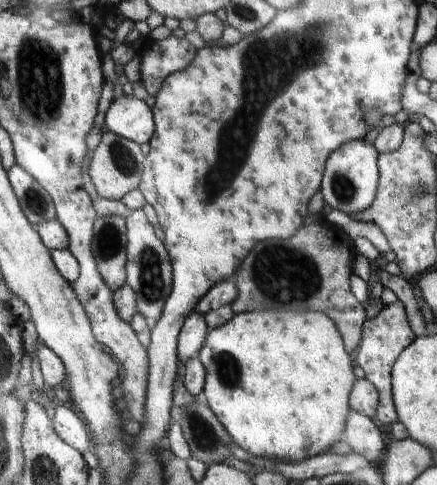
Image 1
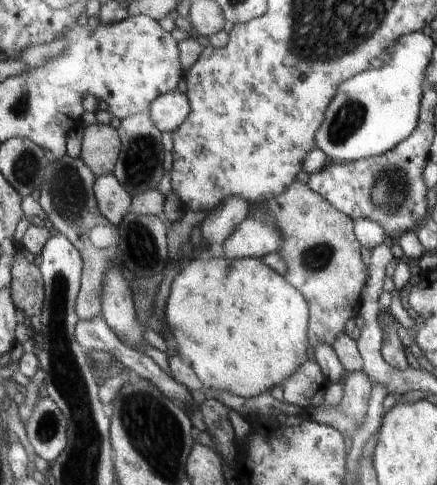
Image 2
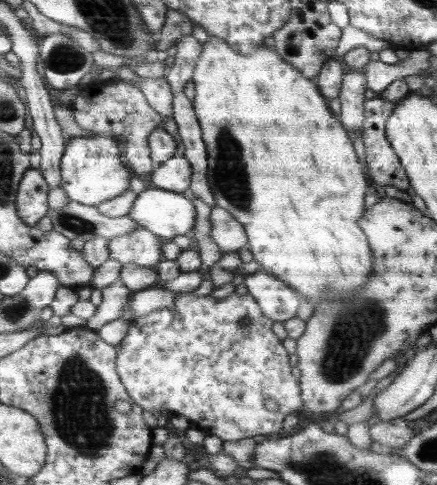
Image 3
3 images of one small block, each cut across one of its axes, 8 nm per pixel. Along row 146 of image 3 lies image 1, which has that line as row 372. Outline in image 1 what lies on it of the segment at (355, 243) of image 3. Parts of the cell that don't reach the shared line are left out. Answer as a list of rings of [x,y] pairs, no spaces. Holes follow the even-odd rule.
[[[267,309],[235,313],[226,324],[208,330],[197,357],[205,370],[201,398],[226,428],[232,441],[253,456],[302,462],[324,454],[342,440],[351,410],[350,390],[356,378],[341,332],[328,315],[310,310]]]

